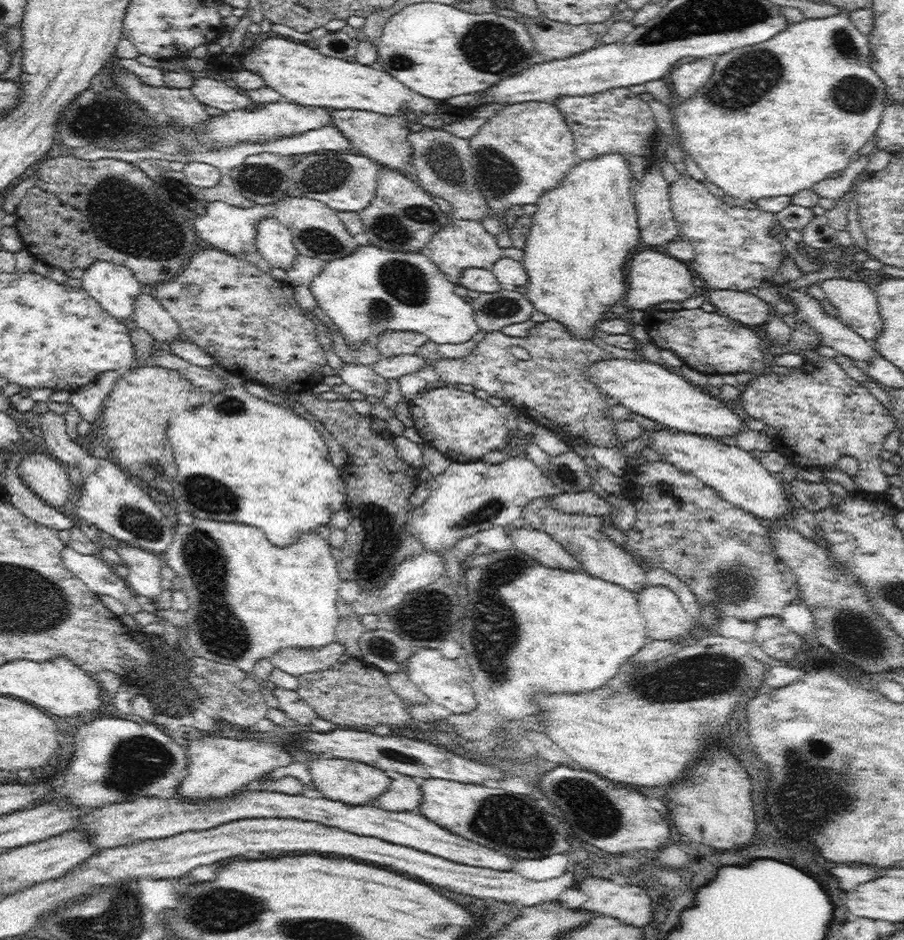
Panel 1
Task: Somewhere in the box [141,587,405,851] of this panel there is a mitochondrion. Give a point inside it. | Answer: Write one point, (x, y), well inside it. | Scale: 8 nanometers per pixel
(385, 649)

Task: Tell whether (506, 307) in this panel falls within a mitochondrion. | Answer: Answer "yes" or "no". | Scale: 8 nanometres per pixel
yes

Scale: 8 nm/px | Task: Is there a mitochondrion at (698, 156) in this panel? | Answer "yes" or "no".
no

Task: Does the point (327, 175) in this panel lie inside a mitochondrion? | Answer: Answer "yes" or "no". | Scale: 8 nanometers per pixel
yes

